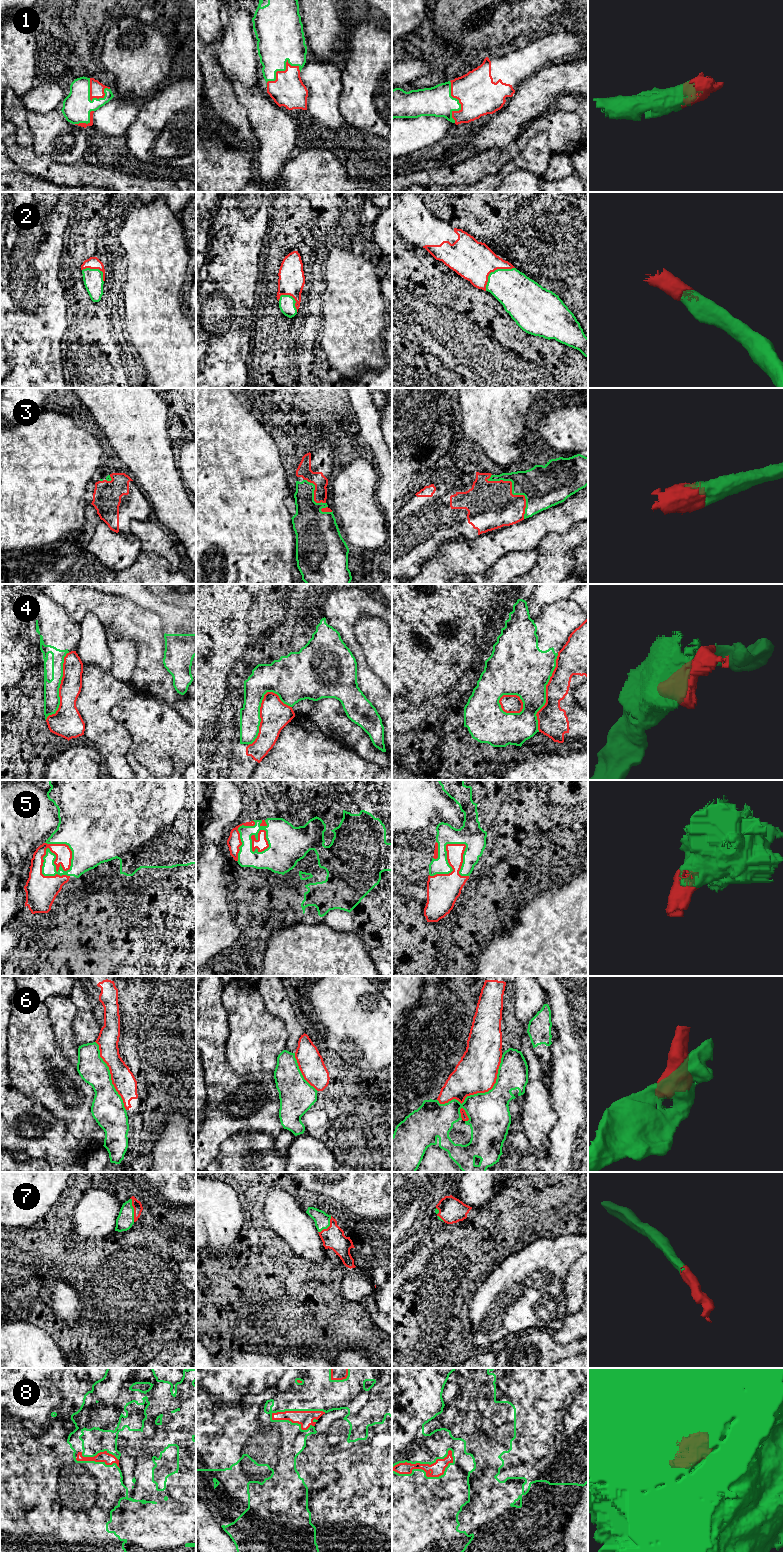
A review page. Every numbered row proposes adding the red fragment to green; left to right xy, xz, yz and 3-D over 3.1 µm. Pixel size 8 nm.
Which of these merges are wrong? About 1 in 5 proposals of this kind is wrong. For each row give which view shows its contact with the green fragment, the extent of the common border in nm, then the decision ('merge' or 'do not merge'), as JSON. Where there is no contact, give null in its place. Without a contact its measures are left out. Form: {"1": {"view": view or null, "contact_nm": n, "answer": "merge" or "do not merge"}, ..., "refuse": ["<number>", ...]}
{"1": {"view": "xz", "contact_nm": 300, "answer": "merge"}, "2": {"view": "yz", "contact_nm": 300, "answer": "merge"}, "3": {"view": "yz", "contact_nm": 440, "answer": "merge"}, "4": {"view": "xz", "contact_nm": 480, "answer": "do not merge"}, "5": {"view": "xy", "contact_nm": 340, "answer": "merge"}, "6": {"view": "yz", "contact_nm": 650, "answer": "do not merge"}, "7": {"view": "xy", "contact_nm": 190, "answer": "merge"}, "8": {"view": "yz", "contact_nm": 500, "answer": "merge"}, "refuse": ["4", "6"]}

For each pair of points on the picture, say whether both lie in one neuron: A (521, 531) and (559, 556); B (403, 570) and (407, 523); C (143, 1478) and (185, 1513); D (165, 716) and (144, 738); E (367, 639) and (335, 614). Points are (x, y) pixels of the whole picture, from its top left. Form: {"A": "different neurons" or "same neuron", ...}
{"A": "different neurons", "B": "same neuron", "C": "different neurons", "D": "same neuron", "E": "different neurons"}

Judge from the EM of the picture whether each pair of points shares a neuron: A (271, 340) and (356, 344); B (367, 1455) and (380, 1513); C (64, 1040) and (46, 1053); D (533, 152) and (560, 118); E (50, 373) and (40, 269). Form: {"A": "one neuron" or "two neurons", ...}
{"A": "one neuron", "B": "one neuron", "C": "two neurons", "D": "two neurons", "E": "one neuron"}

